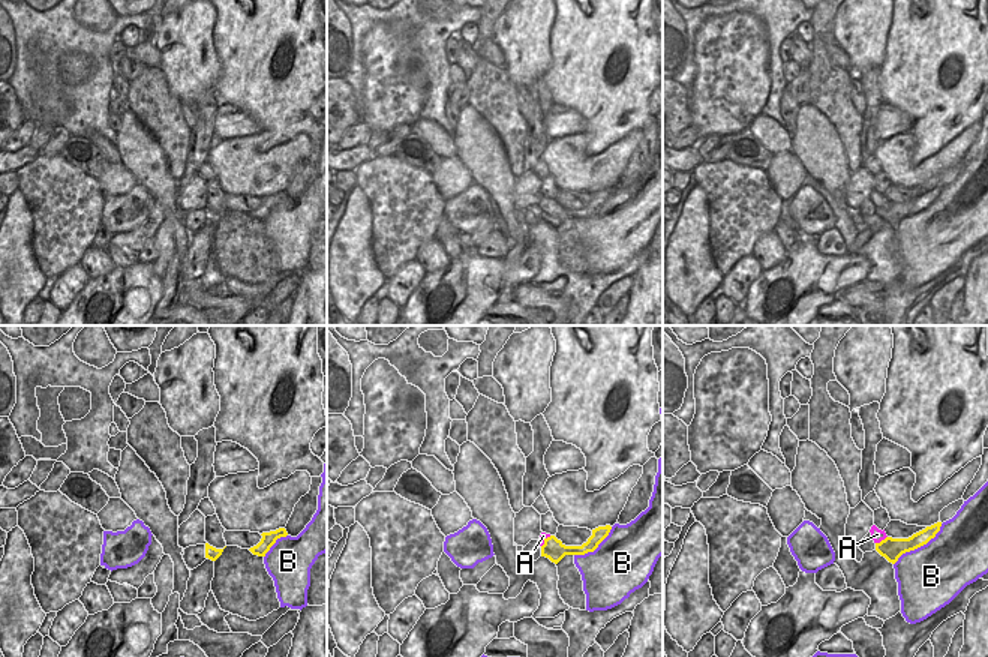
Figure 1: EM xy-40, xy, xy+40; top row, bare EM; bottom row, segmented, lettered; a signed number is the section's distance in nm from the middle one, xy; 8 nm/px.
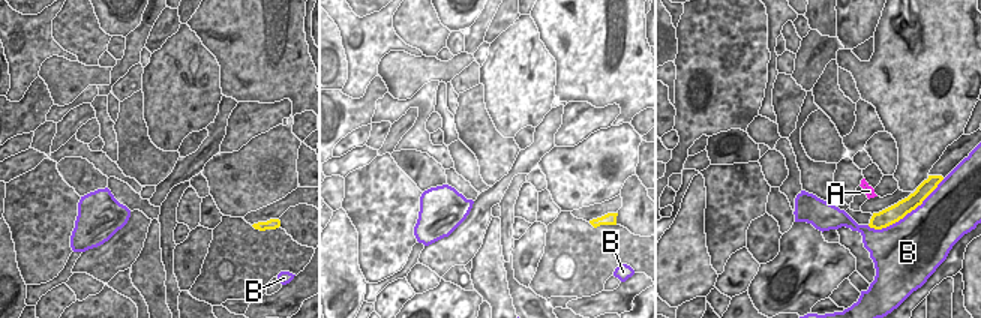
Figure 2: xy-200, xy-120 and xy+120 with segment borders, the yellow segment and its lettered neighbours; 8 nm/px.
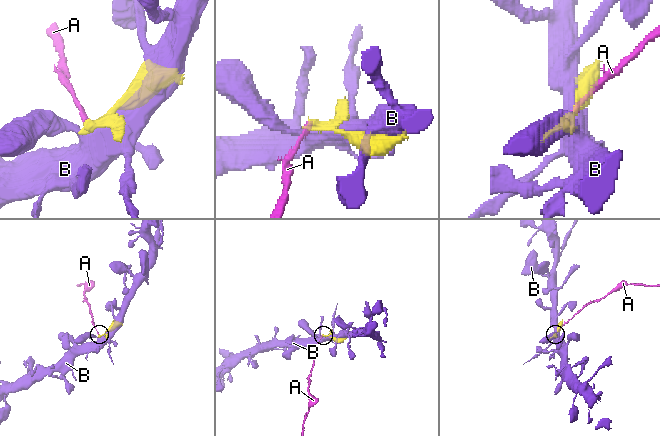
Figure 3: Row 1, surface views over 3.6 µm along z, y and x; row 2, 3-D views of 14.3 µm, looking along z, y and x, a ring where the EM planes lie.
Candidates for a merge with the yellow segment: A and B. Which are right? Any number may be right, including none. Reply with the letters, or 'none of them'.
none of them.

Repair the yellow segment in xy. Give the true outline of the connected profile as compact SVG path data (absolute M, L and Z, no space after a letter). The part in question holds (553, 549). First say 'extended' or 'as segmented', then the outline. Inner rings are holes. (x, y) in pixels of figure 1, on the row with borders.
as segmented; M598 526L592 530L592 536L582 546L565 546L555 536L544 538L541 546L541 556L549 558L552 562L558 564L565 555L585 555L594 552L598 544L609 536L612 526Z

